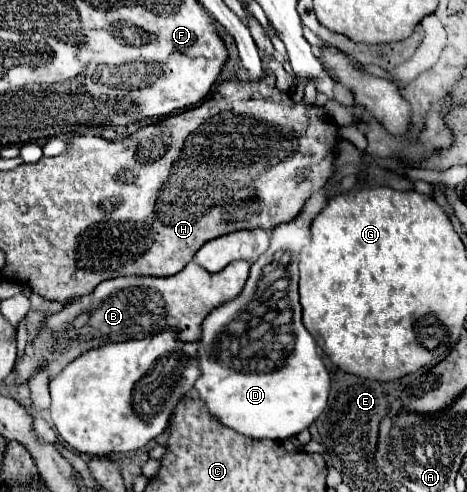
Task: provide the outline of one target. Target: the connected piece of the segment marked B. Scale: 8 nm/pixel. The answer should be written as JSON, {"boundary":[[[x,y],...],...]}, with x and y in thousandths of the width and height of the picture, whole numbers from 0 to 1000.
{"boundary":[[[505,528],[488,537],[475,553],[450,557],[424,537],[407,533],[373,561],[355,565],[244,565],[223,569],[210,585],[171,610],[137,622],[133,634],[103,642],[90,675],[77,695],[69,695],[77,720],[56,720],[34,736],[39,768],[34,776],[60,772],[81,740],[99,740],[107,748],[107,768],[116,768],[146,736],[154,736],[176,715],[214,703],[218,695],[236,695],[236,687],[308,687],[330,679],[330,671],[373,667],[385,691],[415,695],[433,687],[433,654],[450,630],[493,614],[518,593],[527,565],[535,561],[535,533]]]}

